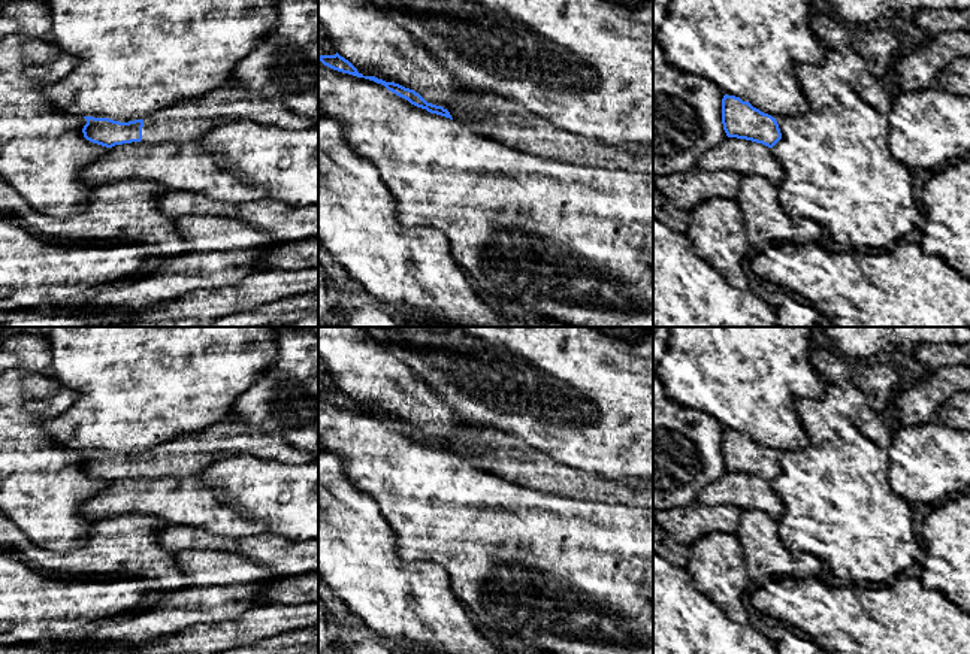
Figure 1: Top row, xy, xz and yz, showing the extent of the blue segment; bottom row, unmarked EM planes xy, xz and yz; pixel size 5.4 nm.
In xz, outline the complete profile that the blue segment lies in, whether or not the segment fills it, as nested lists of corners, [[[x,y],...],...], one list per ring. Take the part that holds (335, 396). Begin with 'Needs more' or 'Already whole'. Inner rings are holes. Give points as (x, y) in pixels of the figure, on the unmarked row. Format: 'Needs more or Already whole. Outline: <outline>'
Already whole. Outline: [[[338,387],[335,390],[318,390],[318,394],[324,400],[327,400],[327,402],[330,402],[333,405],[338,405],[338,406],[342,406],[342,408],[348,408],[348,409],[353,409],[353,411],[357,411],[357,412],[365,412],[365,414],[374,415],[377,418],[381,418],[389,426],[392,426],[396,430],[408,435],[411,439],[414,439],[417,442],[421,442],[421,443],[426,443],[430,448],[436,448],[436,449],[441,449],[441,451],[453,454],[451,449],[450,449],[450,446],[447,443],[444,443],[442,440],[436,440],[436,439],[427,437],[414,424],[405,423],[405,421],[402,421],[399,418],[395,418],[395,417],[386,417],[386,415],[378,414],[375,411],[363,411],[362,408],[357,406],[357,403],[348,394],[345,394],[344,391],[341,391]]]

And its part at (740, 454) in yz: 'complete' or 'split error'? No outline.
complete

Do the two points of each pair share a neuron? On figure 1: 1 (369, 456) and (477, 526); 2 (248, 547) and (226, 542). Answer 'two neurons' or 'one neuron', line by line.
1: one neuron
2: one neuron

